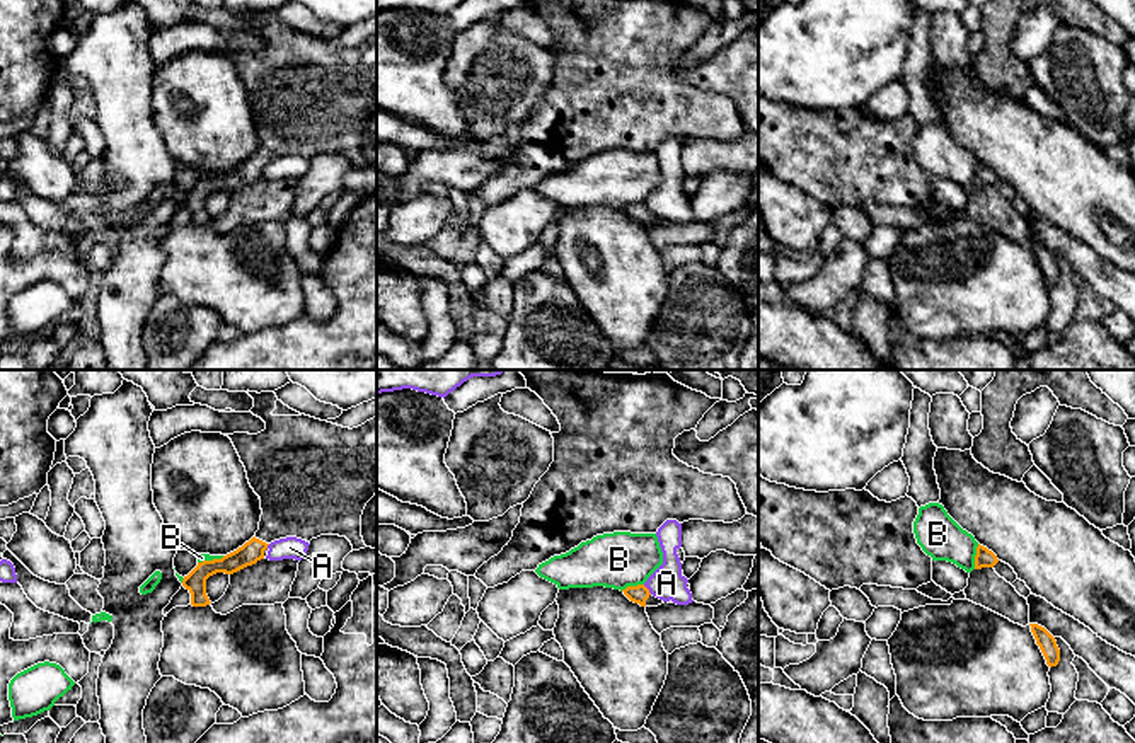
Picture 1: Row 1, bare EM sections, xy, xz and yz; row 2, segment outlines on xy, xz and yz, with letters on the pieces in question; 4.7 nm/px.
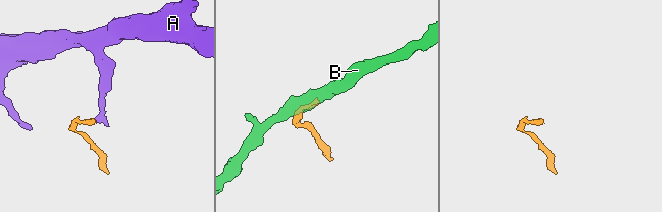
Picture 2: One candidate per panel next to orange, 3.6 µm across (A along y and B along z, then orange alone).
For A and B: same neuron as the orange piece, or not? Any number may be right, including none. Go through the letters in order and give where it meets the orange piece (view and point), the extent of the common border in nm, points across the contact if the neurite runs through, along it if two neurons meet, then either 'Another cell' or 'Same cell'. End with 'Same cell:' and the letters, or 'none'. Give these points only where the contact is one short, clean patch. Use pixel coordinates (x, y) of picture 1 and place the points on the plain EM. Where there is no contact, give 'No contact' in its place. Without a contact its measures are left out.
A: Touches orange at xz (648, 208). Shared border 60 nm. Boundary: xz (643, 203), (651, 212). Another cell
B: Touches orange at yz (975, 174). Shared border 120 nm. Boundary: yz (979, 162), (973, 186). Another cell
Same cell: none

